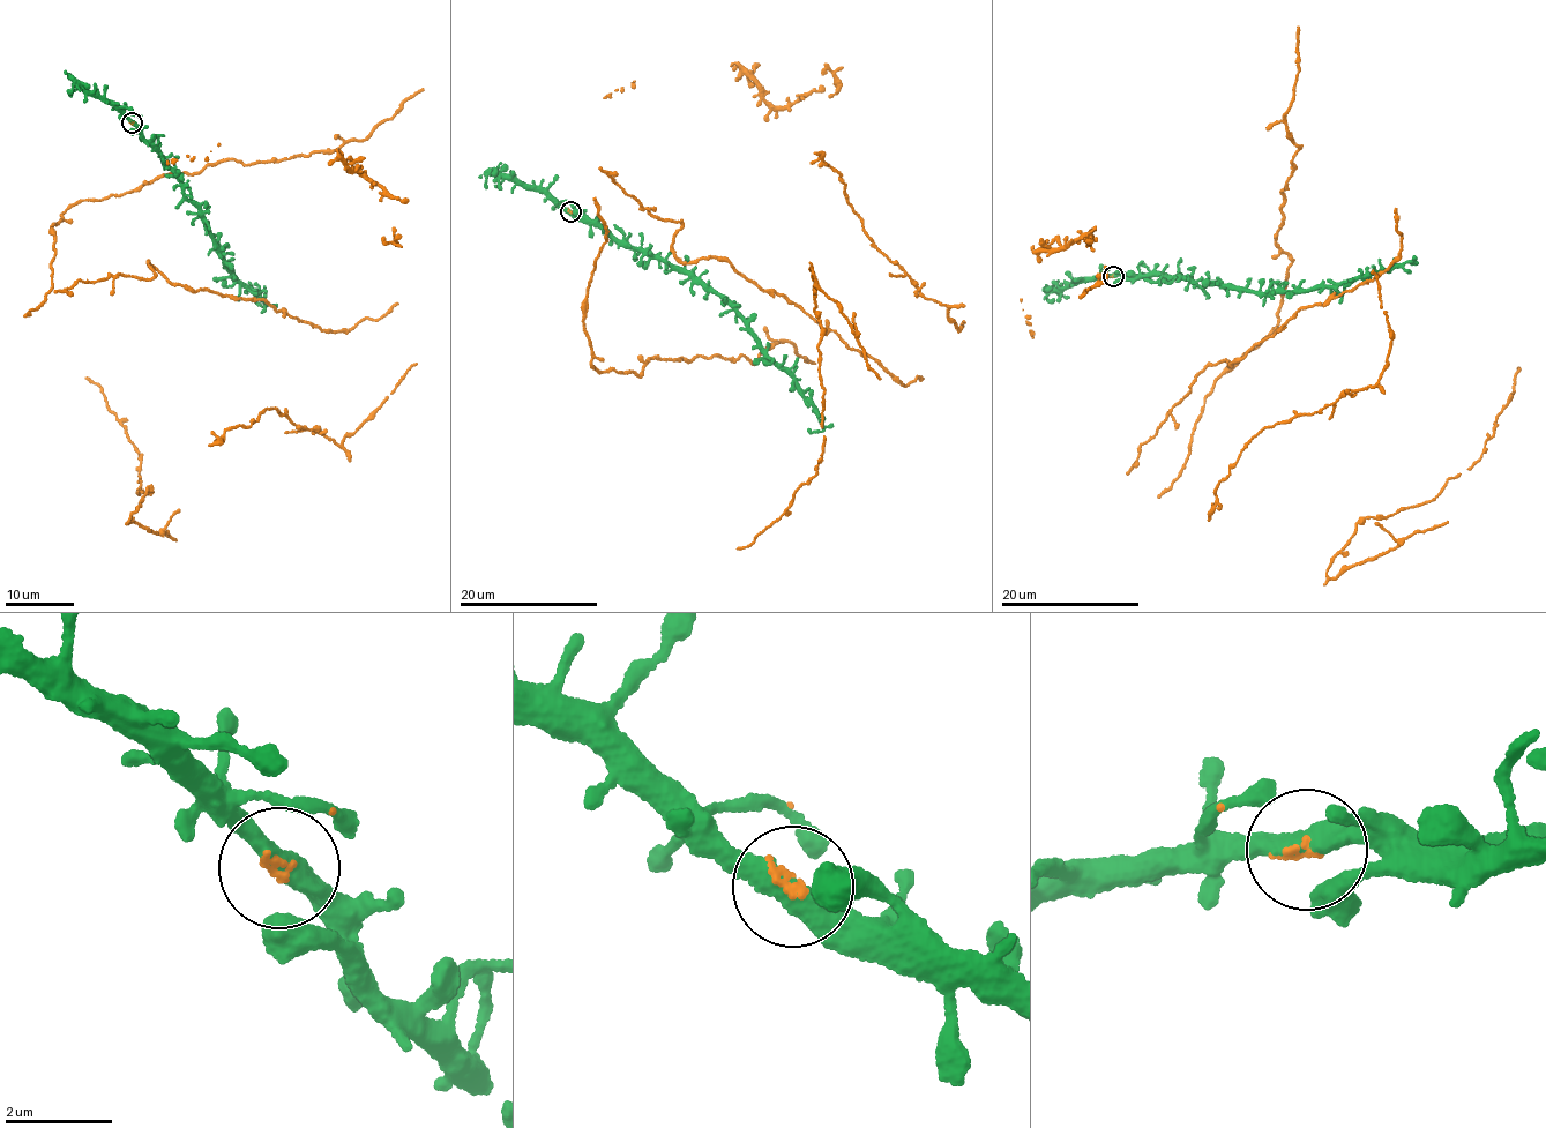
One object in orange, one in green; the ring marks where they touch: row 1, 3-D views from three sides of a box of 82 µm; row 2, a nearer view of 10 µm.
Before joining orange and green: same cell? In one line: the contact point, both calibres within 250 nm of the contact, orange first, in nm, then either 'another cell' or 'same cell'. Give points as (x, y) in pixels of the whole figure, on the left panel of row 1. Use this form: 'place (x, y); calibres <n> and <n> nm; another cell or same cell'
place (132, 122); calibres 120 and 440 nm; same cell

